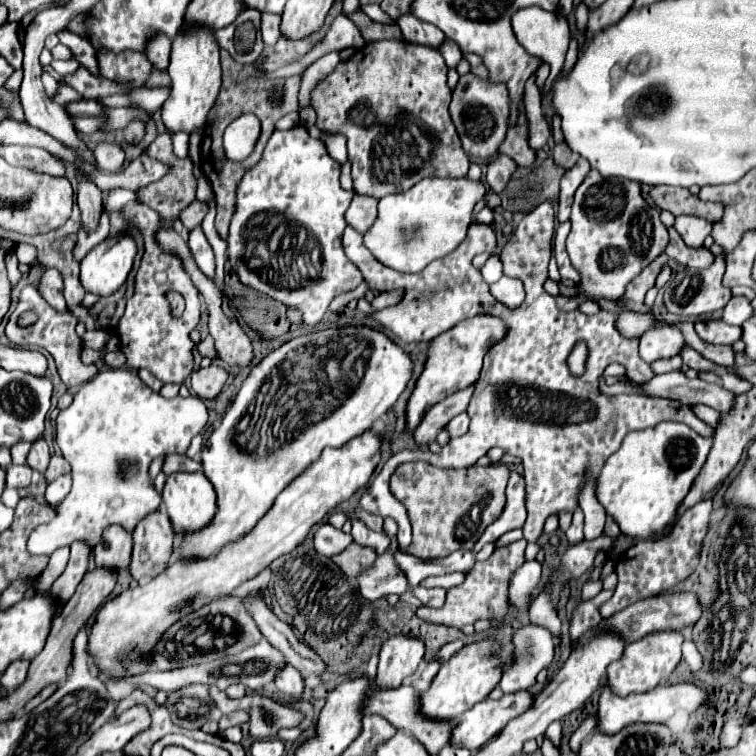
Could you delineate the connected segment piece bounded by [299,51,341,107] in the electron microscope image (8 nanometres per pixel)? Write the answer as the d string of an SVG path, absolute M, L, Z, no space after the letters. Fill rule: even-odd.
M331 51L327 55L323 55L321 59L317 59L313 65L309 65L303 73L303 81L301 81L301 93L299 93L299 101L301 101L301 107L303 105L309 105L309 93L311 89L321 81L325 79L333 69L335 65L341 61L341 51Z

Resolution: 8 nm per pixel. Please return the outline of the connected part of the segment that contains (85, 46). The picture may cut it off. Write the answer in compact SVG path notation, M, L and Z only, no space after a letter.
M67 29L59 31L57 37L59 37L59 43L67 45L67 47L73 51L75 59L77 59L81 65L89 67L91 73L99 75L99 73L97 73L97 57L95 57L95 49L93 49L93 45L91 45L85 37L79 37L79 35L75 35L75 33L67 31Z

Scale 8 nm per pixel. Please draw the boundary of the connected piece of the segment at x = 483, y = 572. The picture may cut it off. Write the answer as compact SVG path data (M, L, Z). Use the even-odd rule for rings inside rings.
M521 539L521 541L495 549L495 553L489 559L475 563L475 567L467 573L467 577L461 585L451 587L447 591L447 601L443 607L433 609L433 607L421 605L417 609L417 617L421 617L423 621L431 621L431 623L443 623L443 625L449 625L455 629L461 629L465 625L475 625L479 619L505 621L505 615L509 611L507 581L513 575L513 571L525 561L525 557L523 557L525 547L527 547L527 541Z

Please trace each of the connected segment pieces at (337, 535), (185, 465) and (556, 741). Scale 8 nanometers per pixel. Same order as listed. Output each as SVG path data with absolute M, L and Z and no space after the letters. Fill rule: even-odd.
M323 523L315 533L315 549L317 549L317 553L321 553L325 557L339 555L341 549L349 547L351 543L353 543L351 535L343 533L341 529L335 529L329 523Z
M167 455L163 461L163 473L171 475L175 471L201 471L201 463L189 459L187 455Z
M560 721L553 722L546 730L545 734L551 741L553 741L553 744L557 747L557 749L560 748L561 745L561 737L562 737L562 725Z

